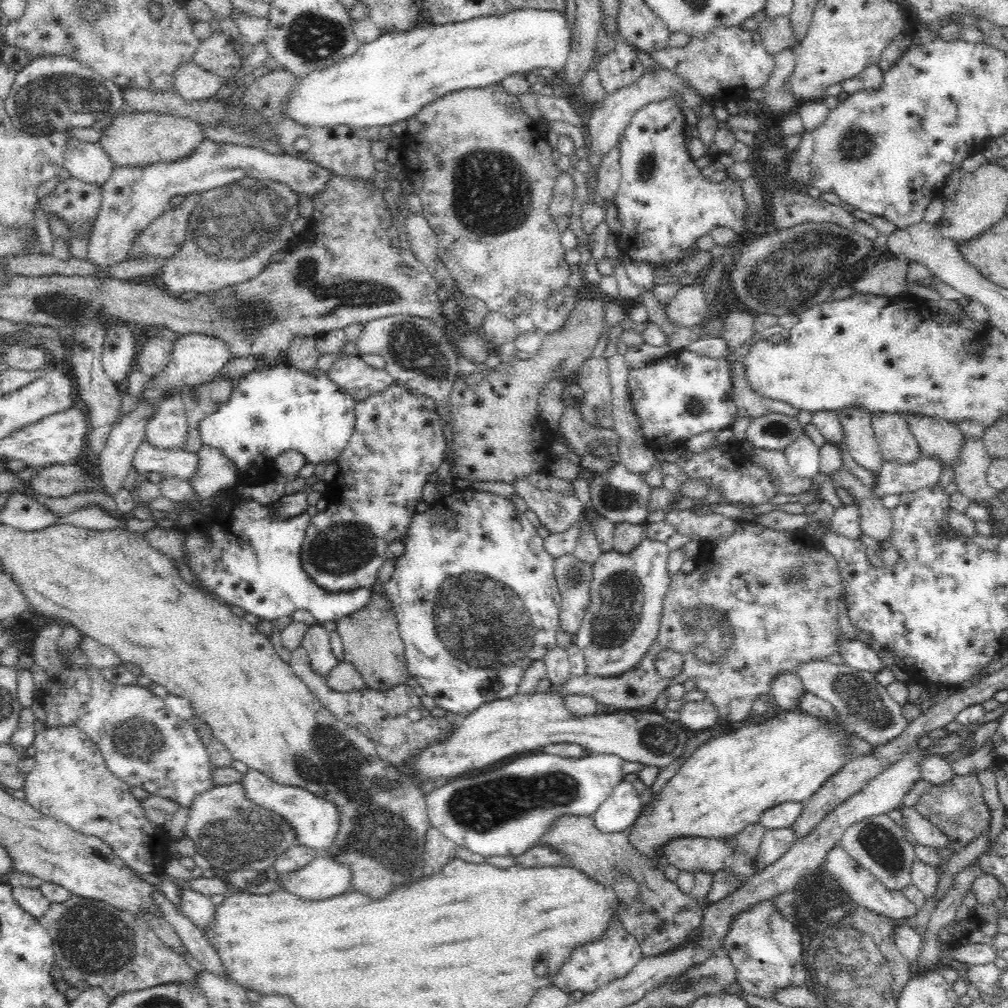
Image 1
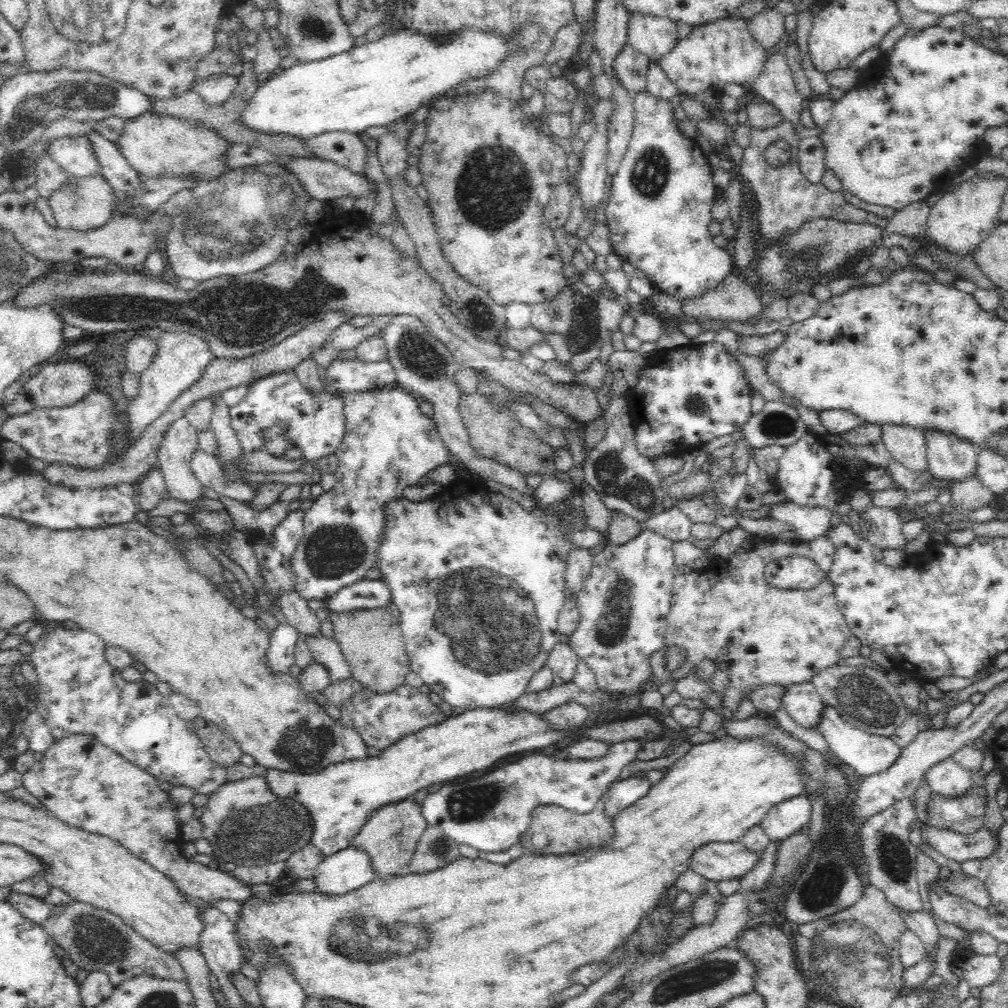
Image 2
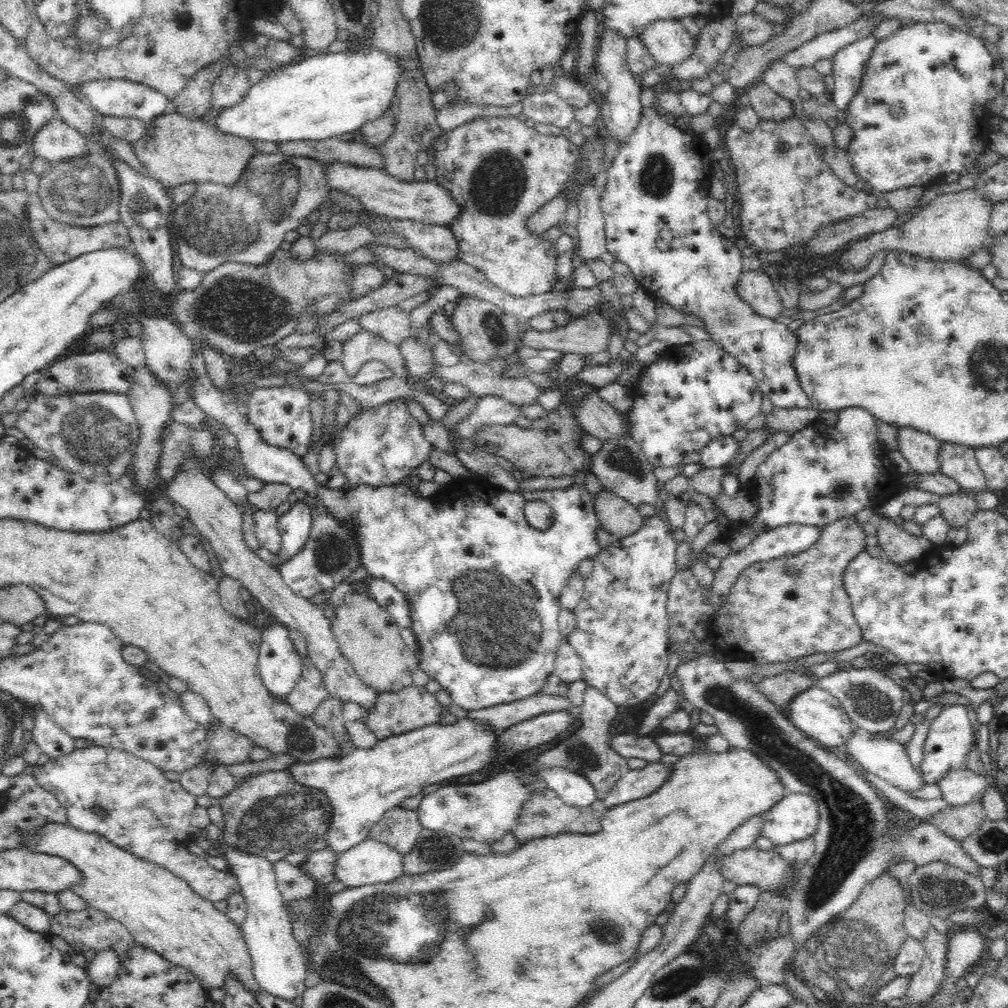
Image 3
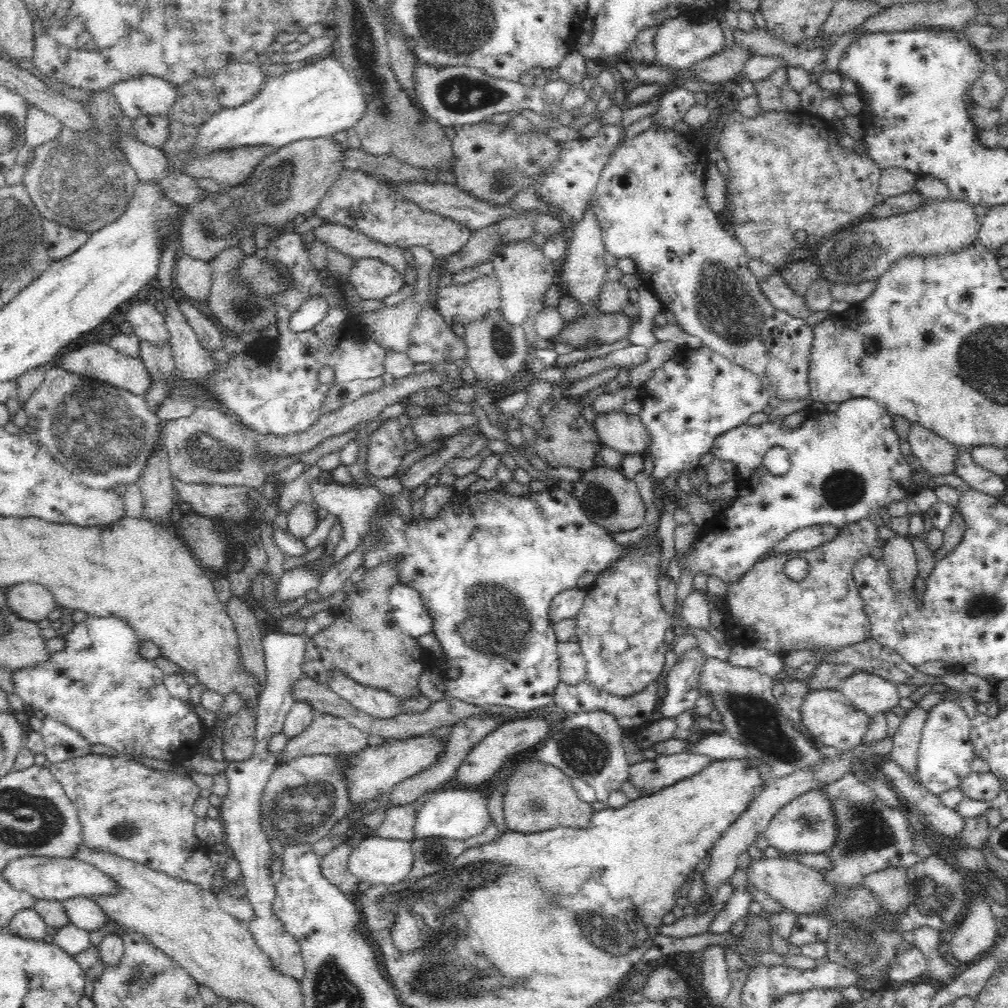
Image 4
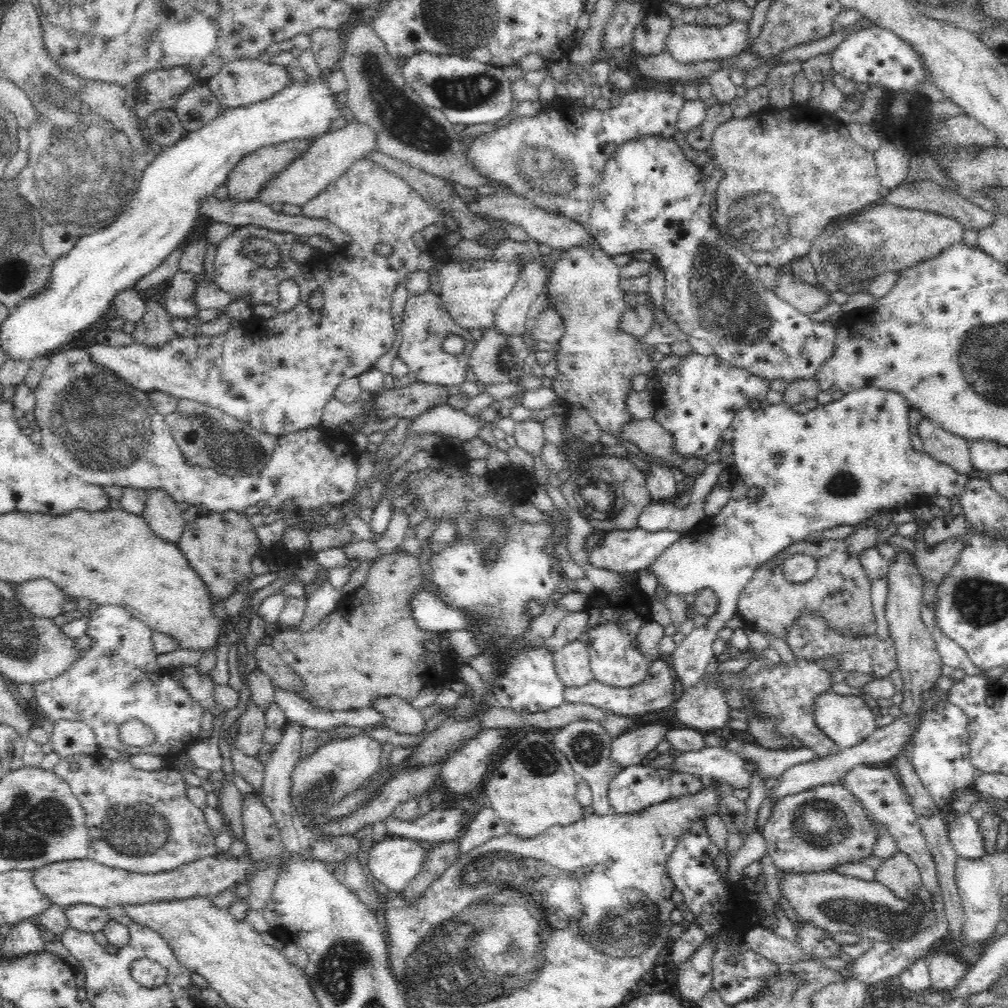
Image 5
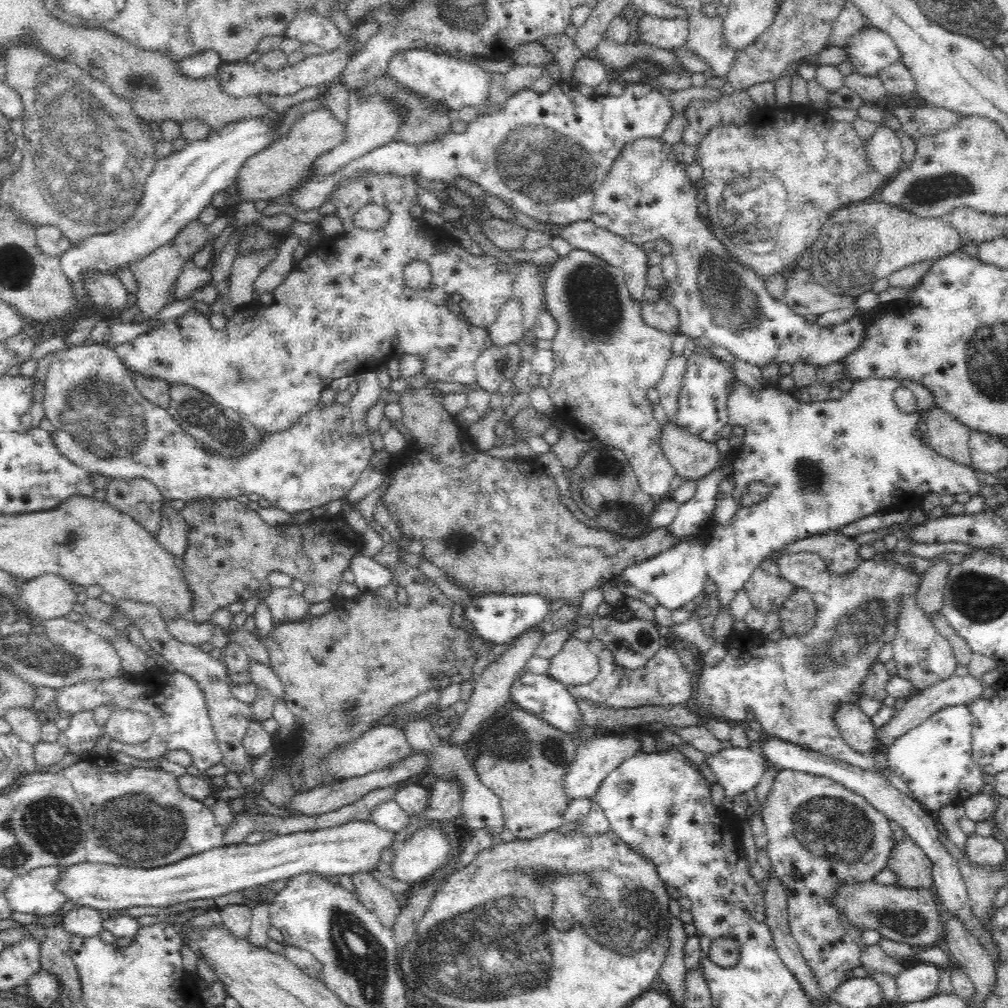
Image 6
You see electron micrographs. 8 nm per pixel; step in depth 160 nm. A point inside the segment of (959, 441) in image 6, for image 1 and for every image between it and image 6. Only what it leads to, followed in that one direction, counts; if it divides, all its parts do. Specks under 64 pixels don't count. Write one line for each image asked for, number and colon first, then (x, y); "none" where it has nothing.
1: (895, 440)
2: (907, 445)
3: (921, 450)
4: (937, 455)
5: (945, 447)

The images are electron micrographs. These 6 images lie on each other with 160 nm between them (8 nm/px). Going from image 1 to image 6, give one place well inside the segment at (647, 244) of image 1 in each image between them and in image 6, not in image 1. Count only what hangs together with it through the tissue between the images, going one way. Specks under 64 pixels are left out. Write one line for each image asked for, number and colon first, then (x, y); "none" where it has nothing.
2: (659, 211)
3: (655, 204)
4: (650, 201)
5: (651, 198)
6: (647, 195)

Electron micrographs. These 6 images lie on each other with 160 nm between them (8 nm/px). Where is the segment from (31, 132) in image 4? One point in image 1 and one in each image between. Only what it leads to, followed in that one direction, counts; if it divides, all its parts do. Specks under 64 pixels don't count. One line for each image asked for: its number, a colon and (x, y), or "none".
1: (88, 162)
2: (74, 154)
3: (56, 141)

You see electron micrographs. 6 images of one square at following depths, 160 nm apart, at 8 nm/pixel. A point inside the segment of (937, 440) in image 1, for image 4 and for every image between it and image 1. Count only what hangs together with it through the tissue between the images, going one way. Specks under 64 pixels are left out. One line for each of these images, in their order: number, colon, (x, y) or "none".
2: (950, 457)
3: (957, 461)
4: (976, 477)

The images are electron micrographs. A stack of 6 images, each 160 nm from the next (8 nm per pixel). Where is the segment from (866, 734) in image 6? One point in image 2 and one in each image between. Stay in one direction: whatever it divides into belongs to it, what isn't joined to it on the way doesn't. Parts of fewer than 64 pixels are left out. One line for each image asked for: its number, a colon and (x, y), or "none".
2: (802, 702)
3: (816, 712)
4: (833, 721)
5: (846, 719)

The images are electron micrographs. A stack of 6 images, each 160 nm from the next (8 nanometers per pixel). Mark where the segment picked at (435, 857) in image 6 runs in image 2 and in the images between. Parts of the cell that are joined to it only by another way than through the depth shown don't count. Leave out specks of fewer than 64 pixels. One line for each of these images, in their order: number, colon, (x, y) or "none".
2: (348, 869)
3: (371, 862)
4: (375, 860)
5: (395, 861)

